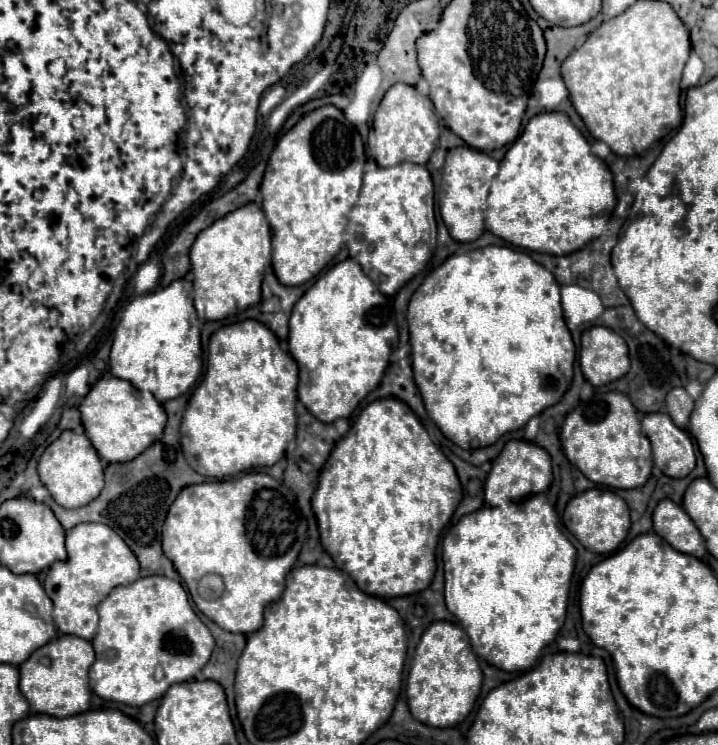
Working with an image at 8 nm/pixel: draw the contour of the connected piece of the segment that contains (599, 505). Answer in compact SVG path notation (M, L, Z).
M598 488L576 494L568 502L562 520L564 520L564 526L578 538L578 542L596 554L616 552L616 548L624 542L630 530L630 510L626 502L618 494L610 490L598 490Z

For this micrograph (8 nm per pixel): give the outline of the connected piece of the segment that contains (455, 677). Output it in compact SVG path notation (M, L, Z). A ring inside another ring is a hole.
M452 622L432 624L422 634L416 646L416 654L408 674L406 694L412 716L434 728L456 726L474 708L480 686L482 670L478 666L478 656L472 652L468 634Z

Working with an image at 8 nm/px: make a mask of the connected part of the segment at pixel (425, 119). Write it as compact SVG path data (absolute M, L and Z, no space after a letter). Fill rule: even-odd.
M394 84L388 88L374 114L372 132L368 138L368 150L370 156L380 166L396 166L400 162L426 164L436 148L438 136L440 136L440 126L438 126L438 116L434 114L432 100L428 96L422 96L414 86Z

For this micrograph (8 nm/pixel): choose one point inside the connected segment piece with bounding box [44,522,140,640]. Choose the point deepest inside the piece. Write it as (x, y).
(98, 561)

